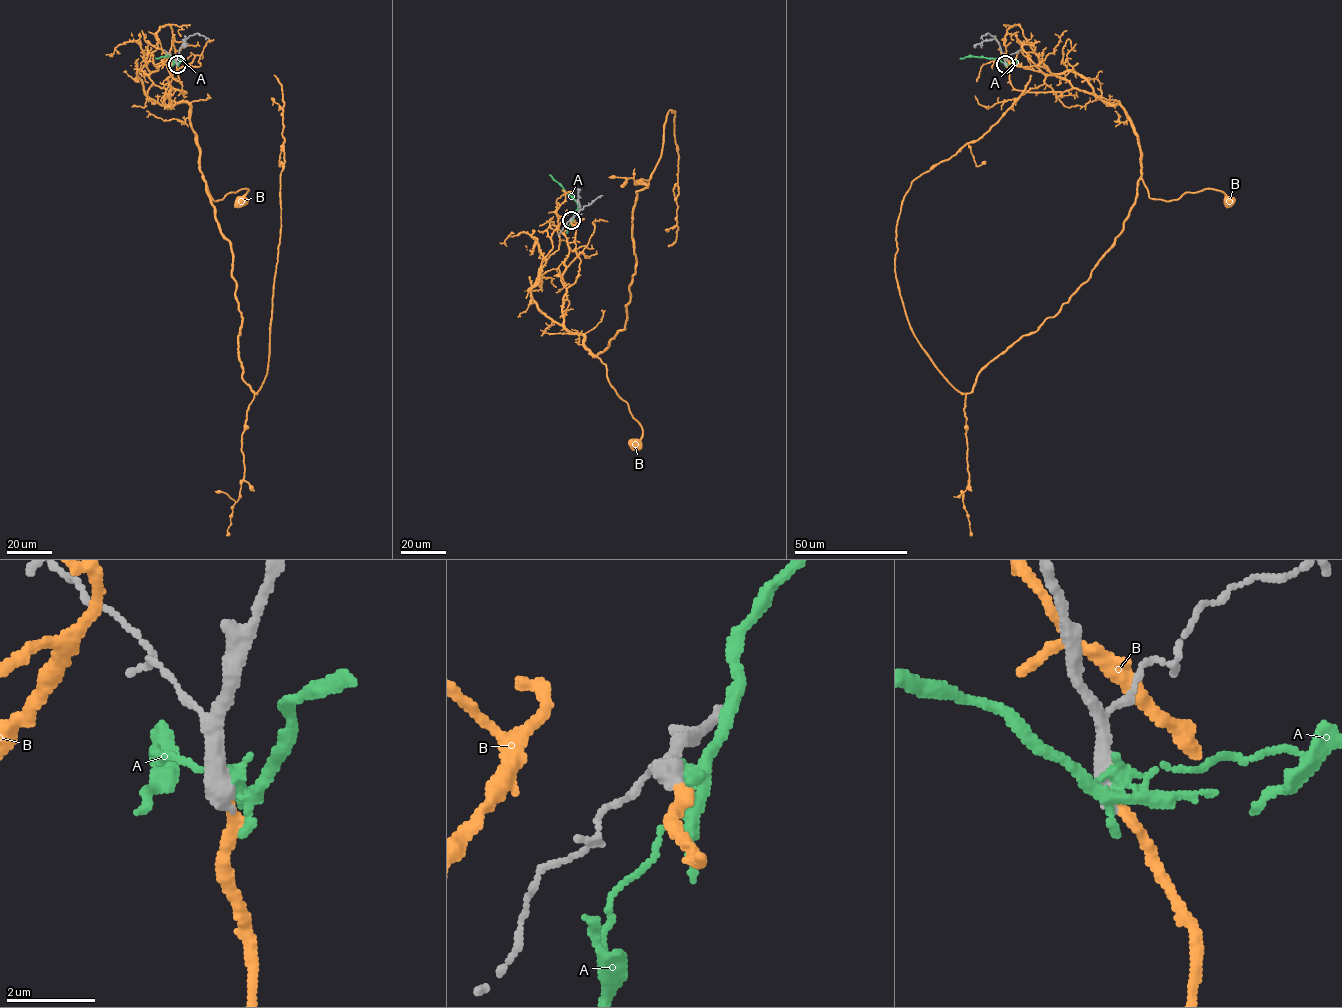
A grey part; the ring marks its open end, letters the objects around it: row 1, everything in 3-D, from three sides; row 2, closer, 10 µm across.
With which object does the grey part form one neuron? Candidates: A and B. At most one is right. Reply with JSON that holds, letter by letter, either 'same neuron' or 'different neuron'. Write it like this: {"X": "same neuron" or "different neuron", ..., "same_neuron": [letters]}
{"A": "different neuron", "B": "same neuron", "same_neuron": ["B"]}

